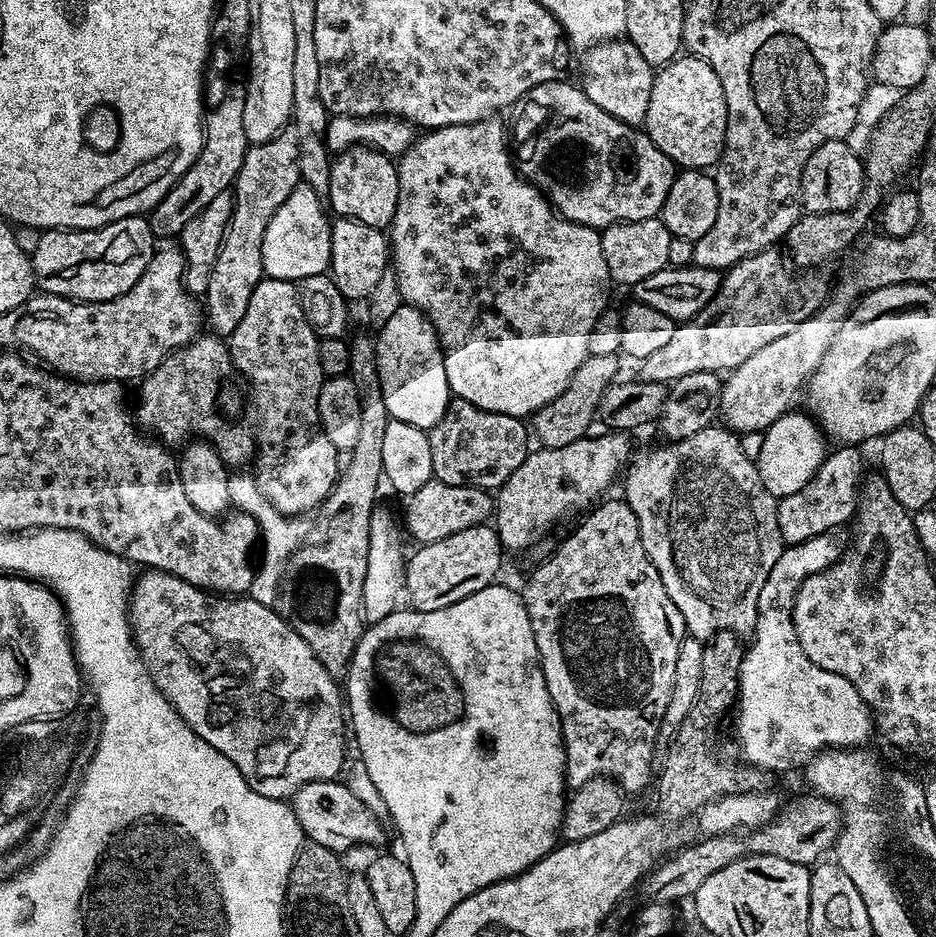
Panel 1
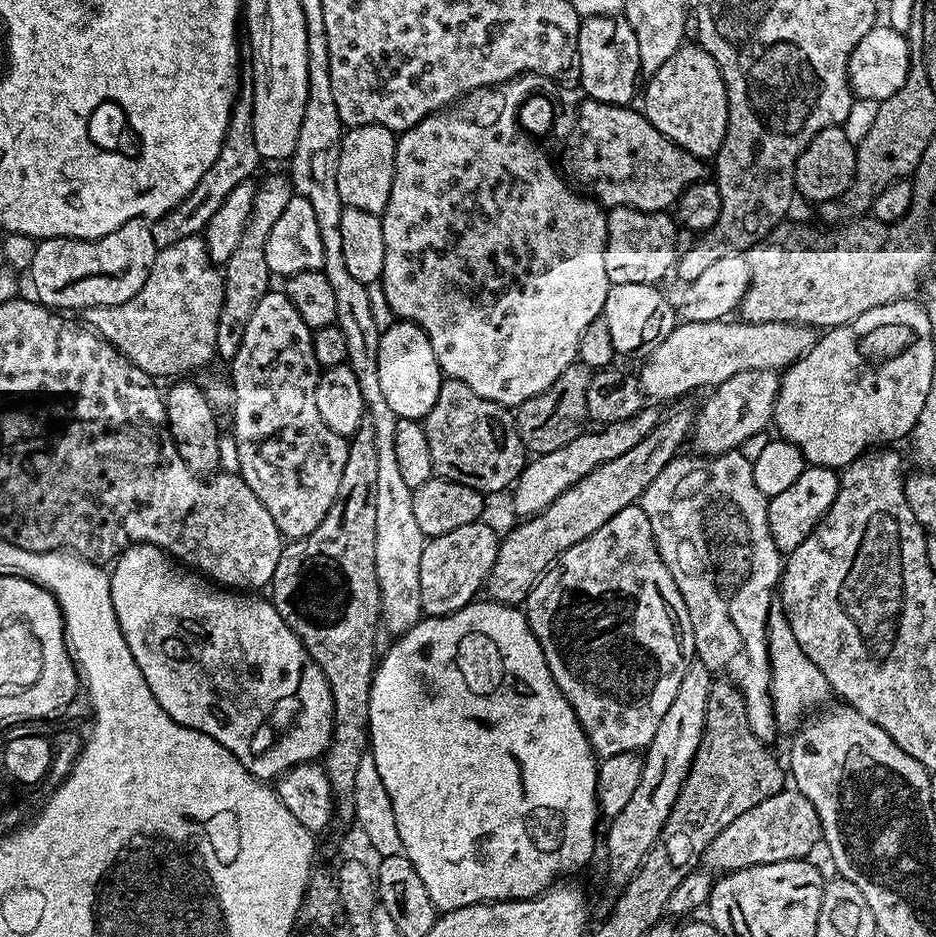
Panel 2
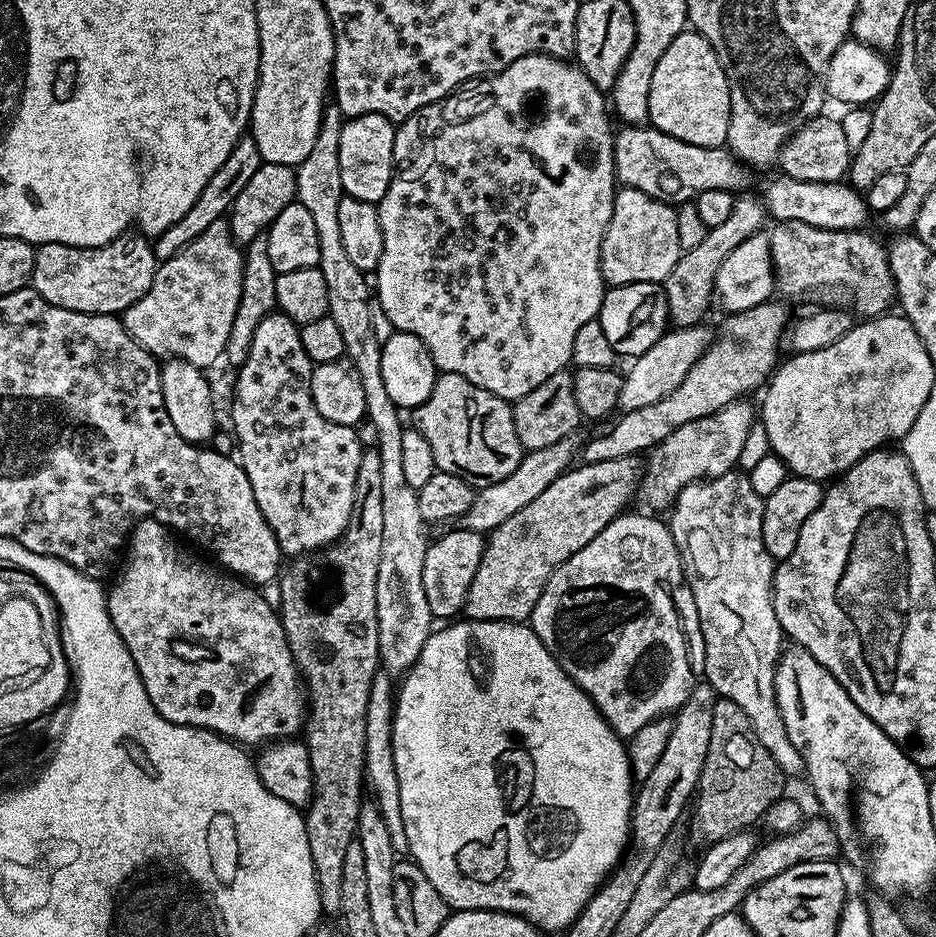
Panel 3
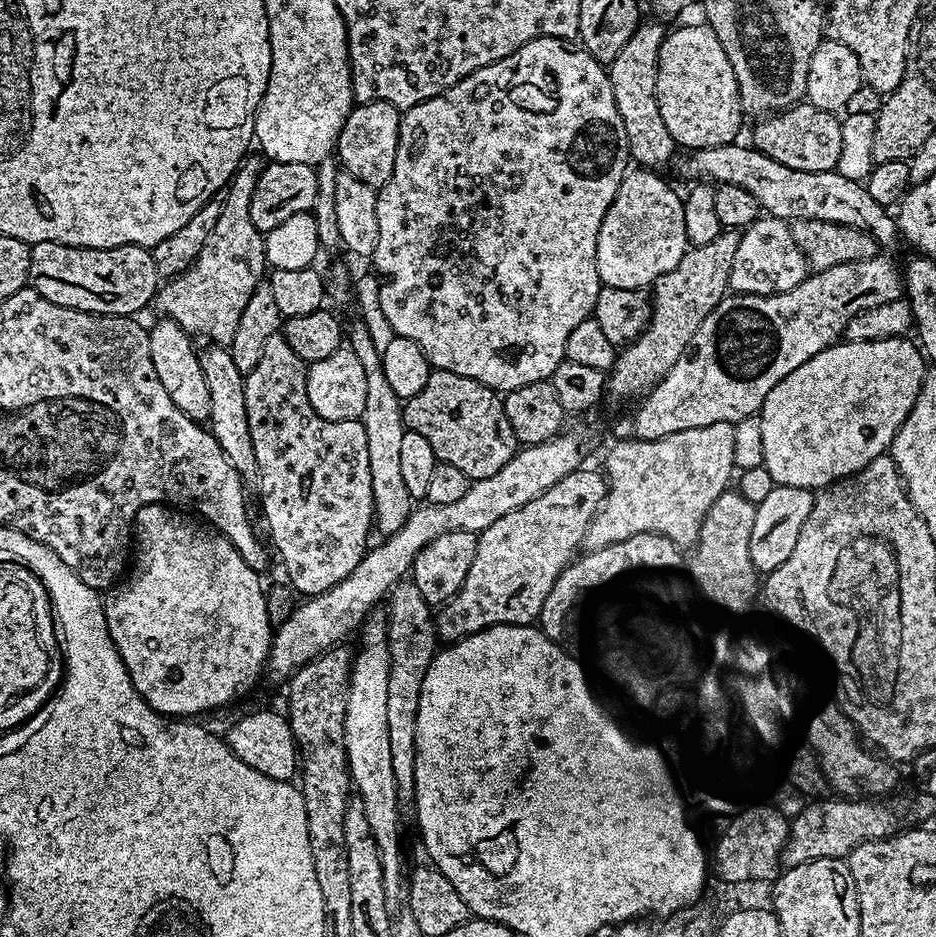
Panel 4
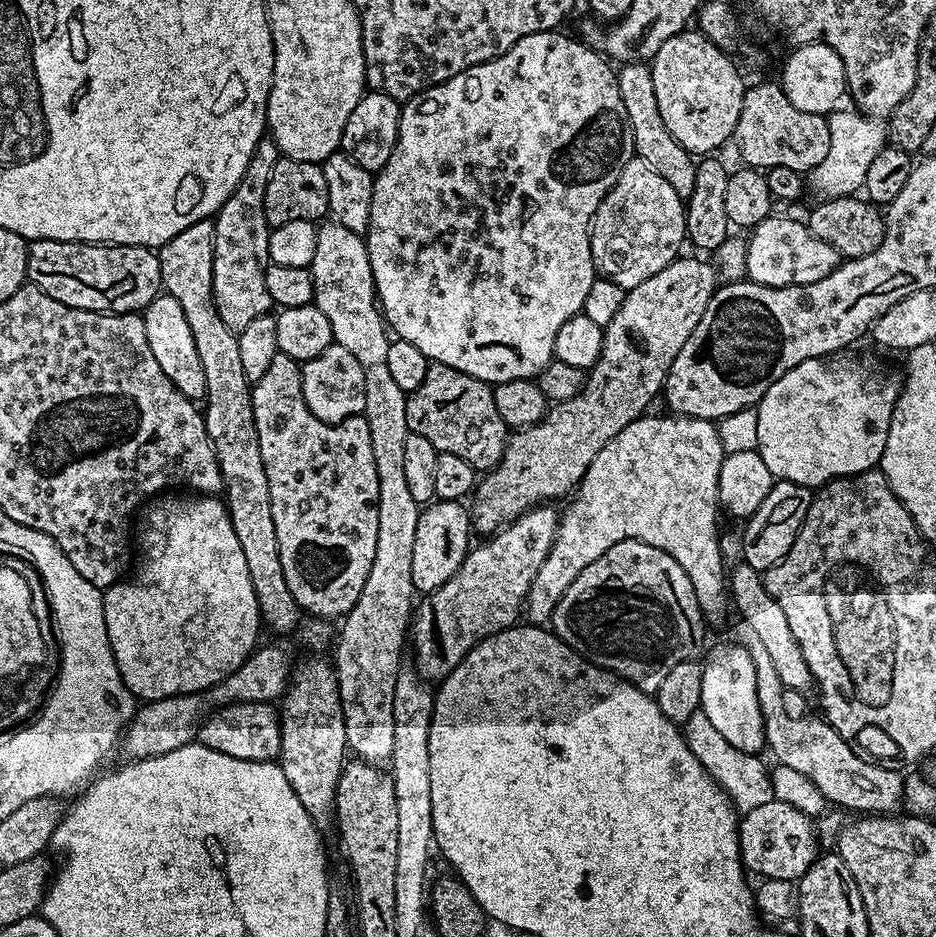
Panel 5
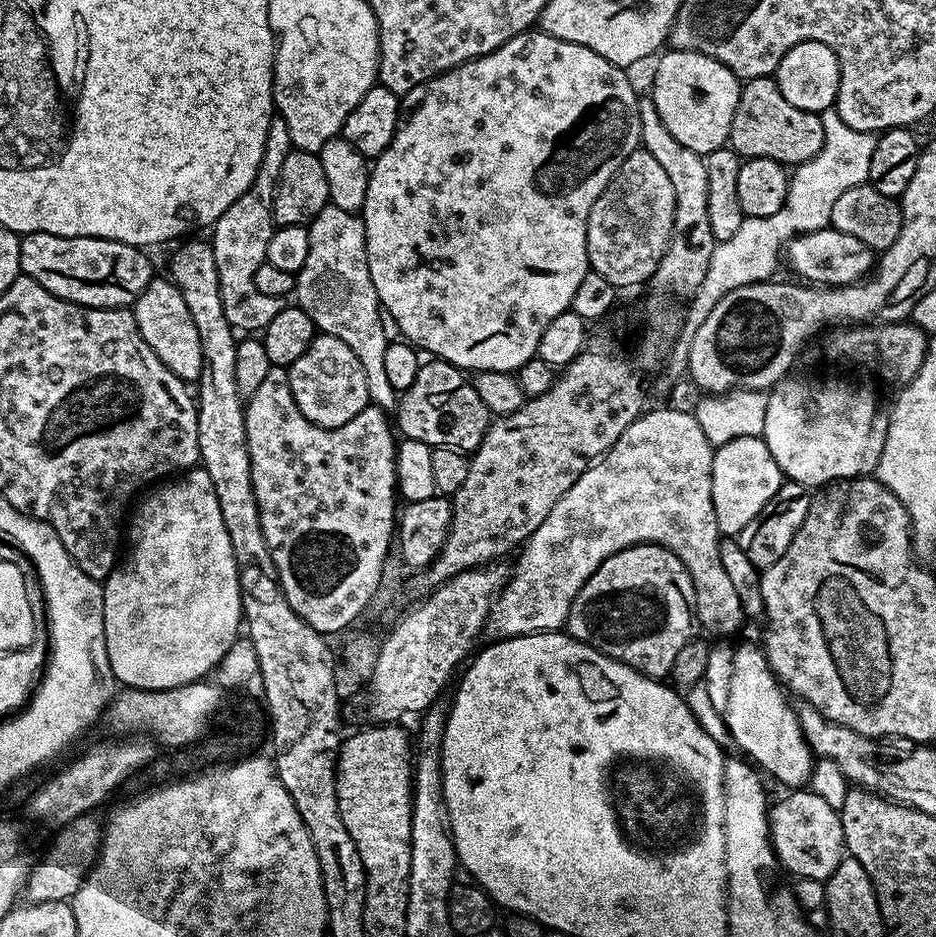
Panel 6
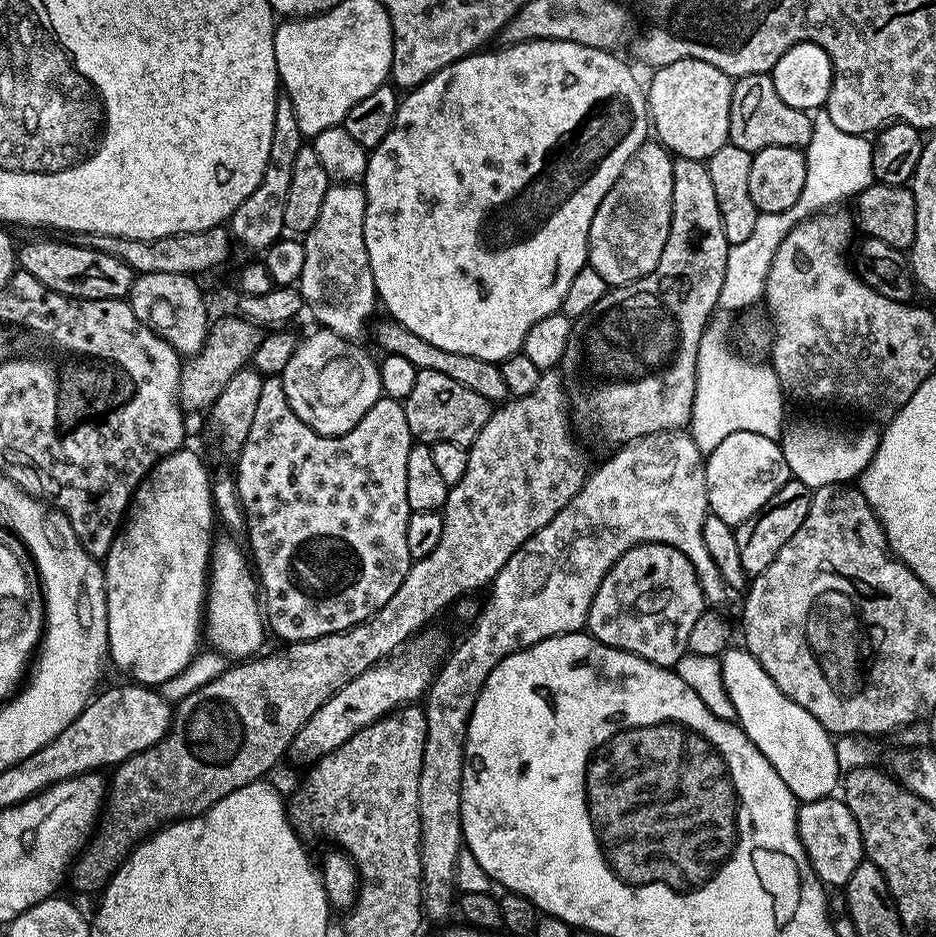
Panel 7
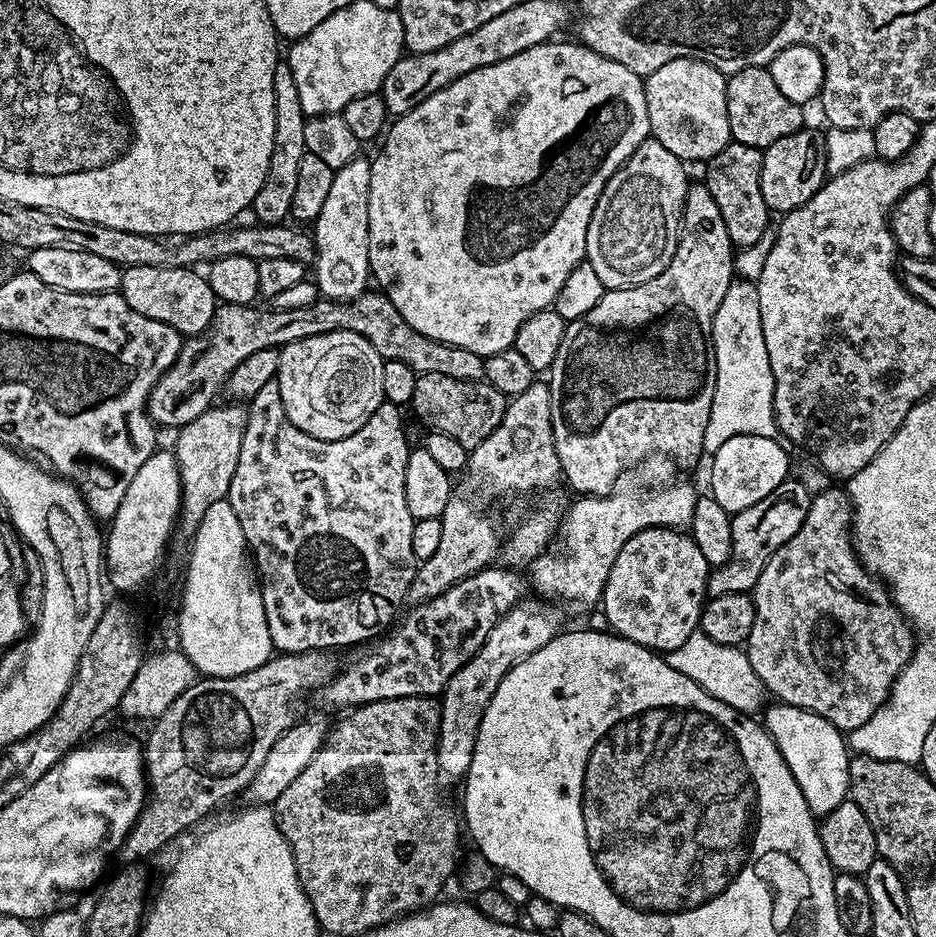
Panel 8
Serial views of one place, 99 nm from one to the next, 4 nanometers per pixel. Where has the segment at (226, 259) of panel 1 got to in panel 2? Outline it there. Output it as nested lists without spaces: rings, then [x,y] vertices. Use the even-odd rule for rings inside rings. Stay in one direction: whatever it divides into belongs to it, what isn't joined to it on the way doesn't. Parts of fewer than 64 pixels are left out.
[[[276,172],[257,183],[254,206],[250,210],[246,230],[242,230],[242,238],[239,239],[234,254],[230,254],[230,258],[222,266],[224,297],[222,314],[218,314],[216,356],[224,359],[224,362],[231,362],[234,354],[238,354],[238,346],[242,346],[242,334],[246,334],[246,322],[250,322],[254,306],[258,306],[258,302],[262,302],[262,298],[270,291],[271,284],[268,283],[273,283],[274,277],[266,262],[266,242],[270,238],[270,230],[274,230],[274,222],[278,222],[282,210],[286,210],[292,195],[292,181],[285,173],[283,176],[282,173]]]

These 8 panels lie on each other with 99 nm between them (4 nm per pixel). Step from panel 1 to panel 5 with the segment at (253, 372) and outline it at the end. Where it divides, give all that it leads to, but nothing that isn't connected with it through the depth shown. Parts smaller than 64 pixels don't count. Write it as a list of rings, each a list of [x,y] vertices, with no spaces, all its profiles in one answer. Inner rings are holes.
[[[276,352],[270,366],[266,370],[266,374],[262,374],[260,380],[252,384],[252,409],[254,410],[254,426],[258,430],[258,446],[262,450],[262,462],[266,466],[266,482],[270,482],[270,514],[274,514],[274,534],[278,534],[278,554],[282,558],[282,574],[286,574],[286,586],[290,586],[290,594],[295,598],[296,605],[305,613],[308,612],[309,617],[319,618],[324,622],[332,622],[332,619],[343,618],[348,615],[348,612],[354,606],[354,602],[358,602],[358,594],[362,594],[362,586],[366,586],[366,578],[370,574],[370,566],[374,562],[374,550],[378,546],[378,472],[374,470],[374,446],[370,446],[370,430],[367,426],[362,426],[360,416],[351,416],[346,418],[340,424],[327,424],[318,419],[314,413],[306,406],[304,395],[302,394],[302,382],[300,381],[301,365],[294,358],[290,358],[286,354]]]

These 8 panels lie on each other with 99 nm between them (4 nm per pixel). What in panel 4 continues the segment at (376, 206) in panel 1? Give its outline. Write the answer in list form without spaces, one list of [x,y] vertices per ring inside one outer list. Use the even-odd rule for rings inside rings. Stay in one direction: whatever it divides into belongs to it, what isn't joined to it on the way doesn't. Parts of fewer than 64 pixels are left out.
[[[370,102],[356,104],[352,113],[342,126],[342,134],[336,143],[335,155],[343,171],[354,174],[358,182],[366,182],[366,186],[379,189],[394,174],[394,158],[398,154],[398,134],[400,133],[401,109],[390,102]]]

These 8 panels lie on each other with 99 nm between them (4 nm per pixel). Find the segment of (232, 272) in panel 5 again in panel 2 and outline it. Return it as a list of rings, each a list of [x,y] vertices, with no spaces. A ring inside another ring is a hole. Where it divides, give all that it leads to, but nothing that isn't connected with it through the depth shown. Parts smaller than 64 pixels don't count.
[[[203,235],[187,236],[182,238],[182,242],[174,242],[174,246],[166,246],[159,249],[154,258],[154,266],[150,266],[150,274],[146,278],[146,282],[142,282],[142,290],[138,290],[138,294],[134,294],[134,298],[130,298],[121,304],[111,304],[110,306],[98,306],[97,308],[85,308],[82,312],[82,320],[85,325],[91,326],[95,331],[99,332],[105,340],[109,340],[112,345],[122,353],[126,358],[130,358],[130,362],[134,362],[134,366],[138,366],[138,370],[146,370],[146,374],[153,378],[161,378],[160,376],[176,376],[172,378],[180,378],[183,372],[192,372],[195,368],[200,368],[203,364],[208,364],[214,360],[216,356],[216,339],[218,338],[218,314],[222,314],[222,298],[224,297],[224,278],[221,269],[213,264],[210,254],[206,250],[206,242]]]

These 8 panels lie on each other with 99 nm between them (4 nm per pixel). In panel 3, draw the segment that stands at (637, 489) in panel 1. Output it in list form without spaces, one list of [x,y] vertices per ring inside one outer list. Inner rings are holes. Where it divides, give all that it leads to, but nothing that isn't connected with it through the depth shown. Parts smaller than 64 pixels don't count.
[[[733,470],[721,476],[713,476],[703,480],[696,480],[692,484],[687,484],[687,486],[677,494],[676,502],[670,509],[670,515],[672,515],[672,517],[667,517],[666,523],[668,529],[672,532],[672,537],[676,539],[676,543],[682,546],[684,575],[688,581],[690,590],[694,594],[694,606],[698,610],[698,622],[700,623],[702,638],[704,639],[704,659],[702,661],[703,679],[716,691],[717,697],[735,702],[737,706],[742,706],[746,718],[750,718],[750,726],[754,730],[754,734],[758,734],[758,742],[762,742],[762,746],[766,746],[766,750],[770,750],[770,758],[774,758],[774,762],[778,762],[778,766],[783,770],[785,777],[792,778],[792,776],[801,775],[801,773],[804,772],[804,763],[802,762],[802,754],[798,754],[798,750],[794,750],[794,742],[790,742],[790,738],[786,738],[786,722],[782,722],[782,714],[778,710],[778,702],[776,701],[776,687],[774,686],[776,663],[780,661],[782,645],[785,643],[786,637],[782,629],[780,629],[780,623],[774,614],[774,606],[772,605],[774,561],[772,555],[768,553],[766,546],[762,542],[763,513],[764,497],[757,494],[754,490],[754,486],[750,486],[750,478],[748,475],[743,471]]]

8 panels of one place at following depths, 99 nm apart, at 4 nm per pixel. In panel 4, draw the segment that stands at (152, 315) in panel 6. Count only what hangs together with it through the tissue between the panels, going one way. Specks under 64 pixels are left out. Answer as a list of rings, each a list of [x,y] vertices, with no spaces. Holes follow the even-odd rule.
[[[160,318],[156,325],[151,325],[150,358],[154,358],[154,371],[162,382],[166,394],[170,394],[170,402],[182,410],[189,418],[197,422],[207,421],[210,414],[210,390],[206,386],[206,374],[202,374],[200,353],[193,337],[178,322],[167,318]]]

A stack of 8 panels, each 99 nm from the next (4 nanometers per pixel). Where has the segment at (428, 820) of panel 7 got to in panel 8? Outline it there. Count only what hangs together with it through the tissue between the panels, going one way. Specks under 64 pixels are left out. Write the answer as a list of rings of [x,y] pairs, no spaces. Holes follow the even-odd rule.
[[[662,462],[659,468],[652,464],[649,468],[641,467],[639,469],[640,477],[636,484],[628,484],[617,487],[606,496],[585,496],[581,495],[569,506],[568,512],[563,513],[560,527],[554,537],[554,545],[551,550],[545,550],[532,561],[530,565],[531,583],[548,600],[565,600],[568,604],[573,604],[576,608],[592,608],[601,603],[606,578],[610,578],[610,570],[614,566],[614,558],[638,534],[647,528],[674,528],[684,530],[692,523],[694,506],[698,489],[688,480],[672,480],[672,470]],[[532,599],[521,600],[517,607],[511,608],[499,620],[494,630],[490,630],[478,654],[474,654],[470,662],[466,662],[453,674],[439,697],[440,732],[436,735],[436,770],[445,781],[460,782],[467,777],[474,754],[474,742],[478,738],[478,726],[486,706],[490,706],[490,698],[494,698],[498,690],[498,682],[502,682],[502,678],[515,664],[542,650],[542,646],[560,635],[565,627],[562,609],[544,600]]]

